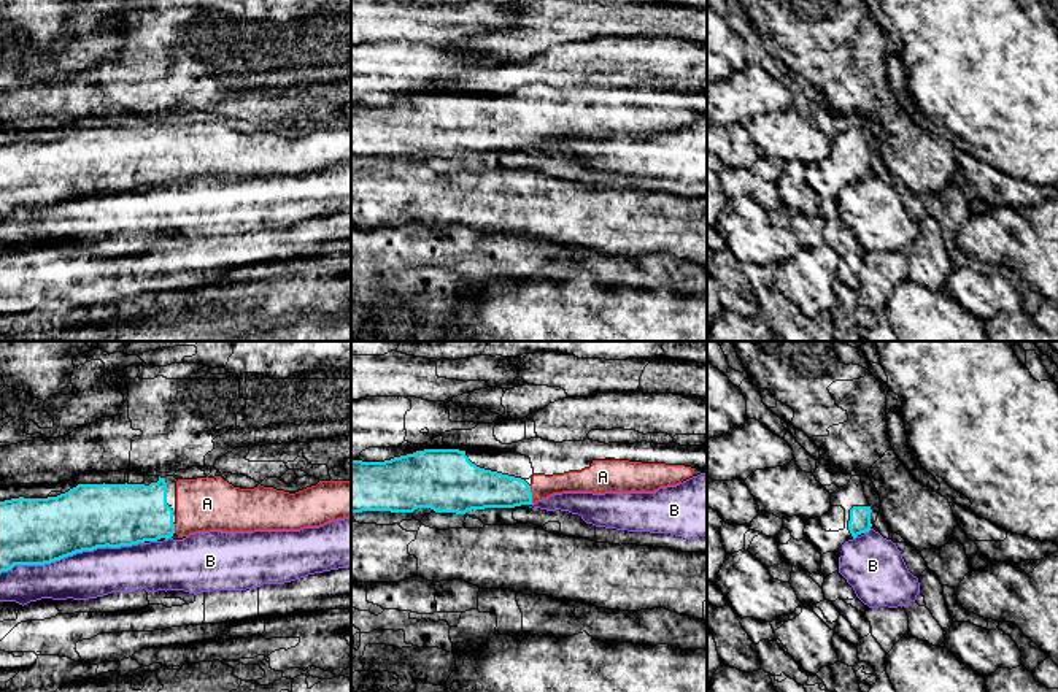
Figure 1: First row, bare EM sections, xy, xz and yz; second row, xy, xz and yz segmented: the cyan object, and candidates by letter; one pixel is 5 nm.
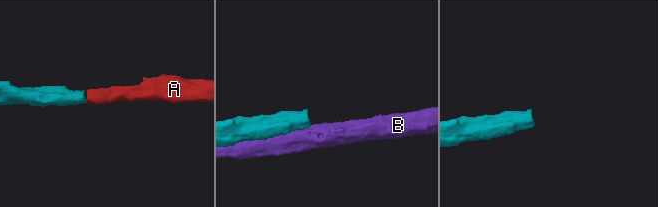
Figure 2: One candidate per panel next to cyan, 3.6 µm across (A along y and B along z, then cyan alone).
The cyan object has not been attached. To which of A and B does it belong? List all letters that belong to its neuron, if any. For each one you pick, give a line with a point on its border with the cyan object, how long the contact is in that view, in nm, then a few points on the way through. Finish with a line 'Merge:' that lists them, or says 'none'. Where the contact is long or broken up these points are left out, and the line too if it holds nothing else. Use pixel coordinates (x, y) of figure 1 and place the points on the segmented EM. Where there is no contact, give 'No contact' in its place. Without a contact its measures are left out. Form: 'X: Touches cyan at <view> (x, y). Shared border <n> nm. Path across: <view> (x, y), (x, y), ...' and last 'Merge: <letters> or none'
A: Touches cyan at xz (531, 494). Shared border 90 nm. Path across: xz (482, 489), (531, 494), (542, 486)
Merge: A

